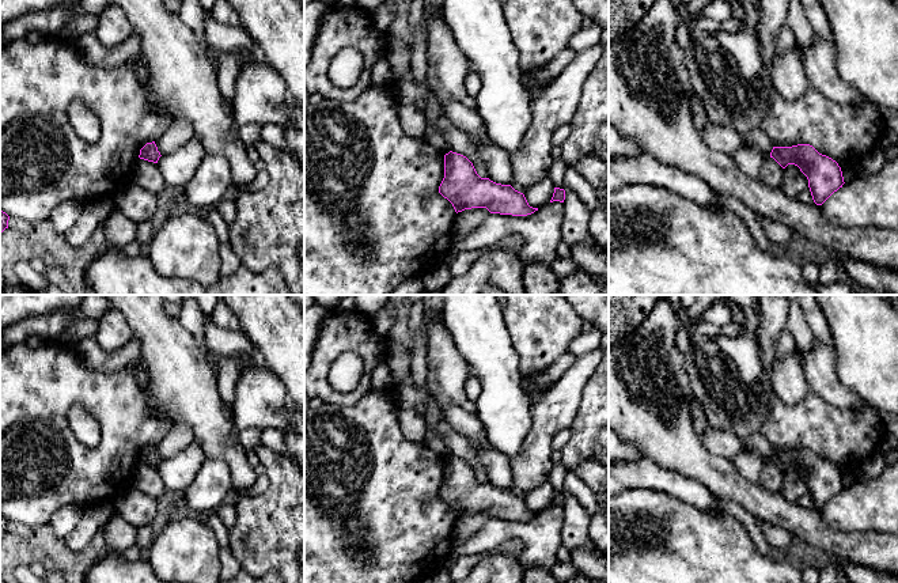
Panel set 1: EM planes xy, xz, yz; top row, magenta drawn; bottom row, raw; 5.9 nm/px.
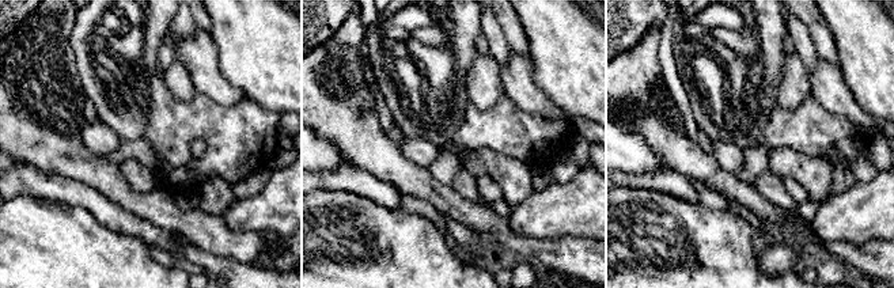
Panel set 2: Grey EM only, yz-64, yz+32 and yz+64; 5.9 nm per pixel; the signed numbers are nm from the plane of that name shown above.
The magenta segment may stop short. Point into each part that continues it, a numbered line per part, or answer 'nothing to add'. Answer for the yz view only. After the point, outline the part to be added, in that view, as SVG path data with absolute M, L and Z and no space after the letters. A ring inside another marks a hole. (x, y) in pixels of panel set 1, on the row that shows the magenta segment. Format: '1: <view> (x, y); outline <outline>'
nothing to add

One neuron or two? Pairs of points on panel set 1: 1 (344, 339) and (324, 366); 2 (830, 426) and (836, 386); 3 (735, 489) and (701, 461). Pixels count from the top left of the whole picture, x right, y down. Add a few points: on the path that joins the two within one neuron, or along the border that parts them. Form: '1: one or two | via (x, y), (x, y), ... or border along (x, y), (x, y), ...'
1: one | via (337, 345), (324, 359)
2: two | border along (810, 389), (841, 408), (863, 404)
3: one | via (727, 484), (709, 469)

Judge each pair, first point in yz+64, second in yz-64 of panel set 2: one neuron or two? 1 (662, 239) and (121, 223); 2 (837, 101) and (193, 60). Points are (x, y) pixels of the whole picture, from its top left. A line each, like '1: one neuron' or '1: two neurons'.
1: two neurons
2: one neuron

